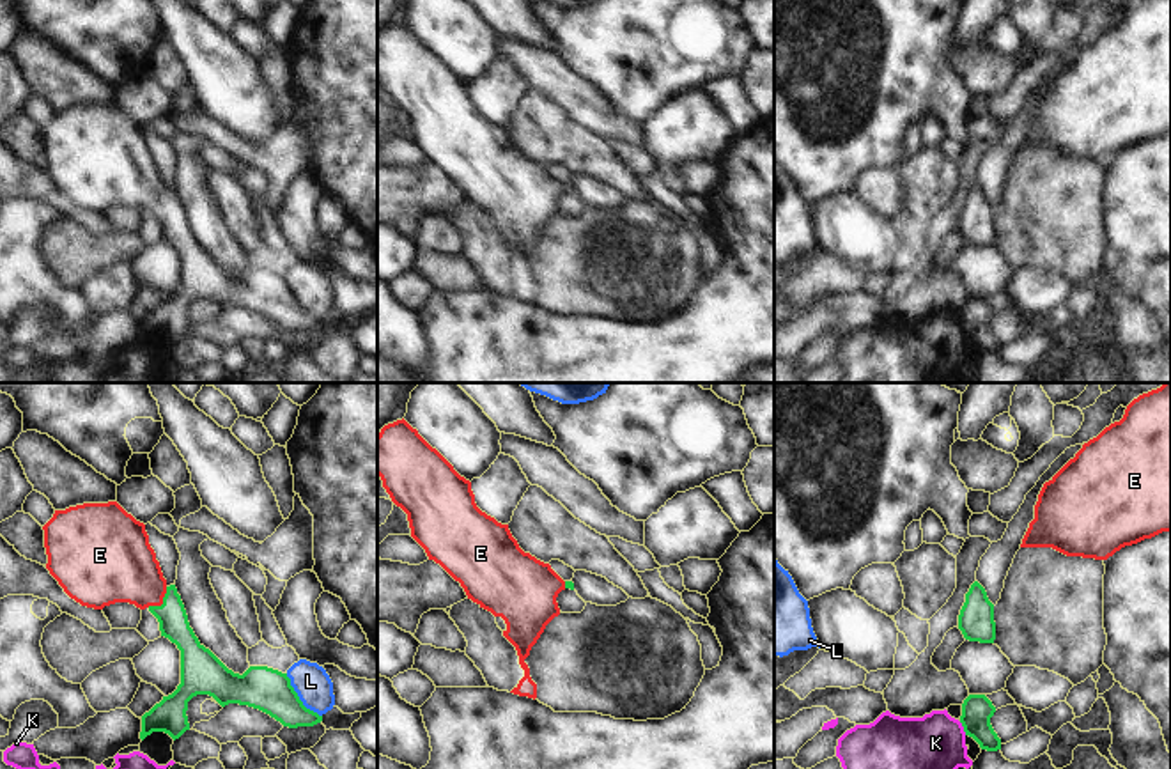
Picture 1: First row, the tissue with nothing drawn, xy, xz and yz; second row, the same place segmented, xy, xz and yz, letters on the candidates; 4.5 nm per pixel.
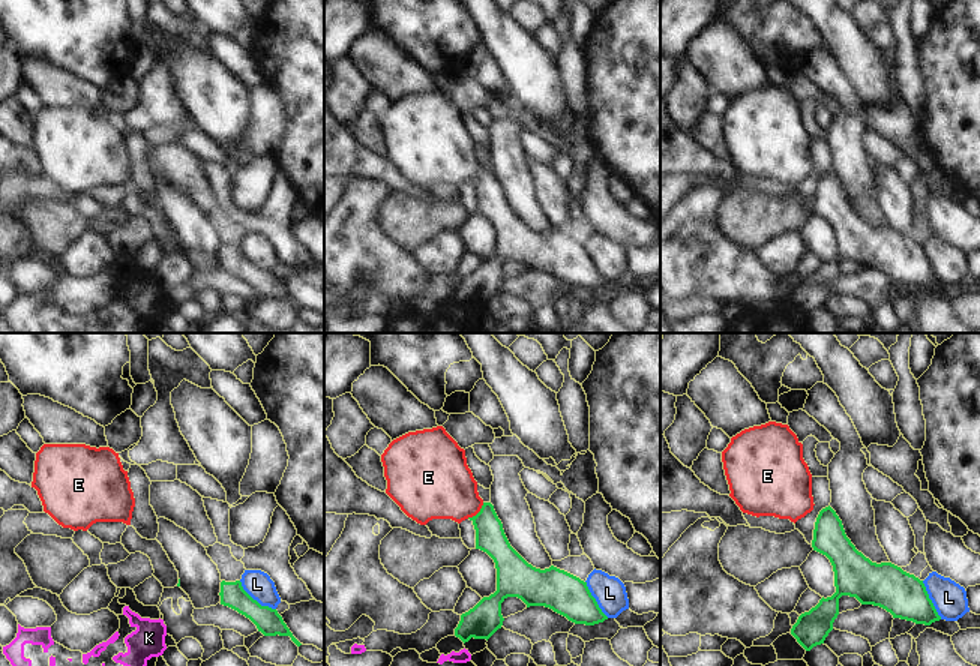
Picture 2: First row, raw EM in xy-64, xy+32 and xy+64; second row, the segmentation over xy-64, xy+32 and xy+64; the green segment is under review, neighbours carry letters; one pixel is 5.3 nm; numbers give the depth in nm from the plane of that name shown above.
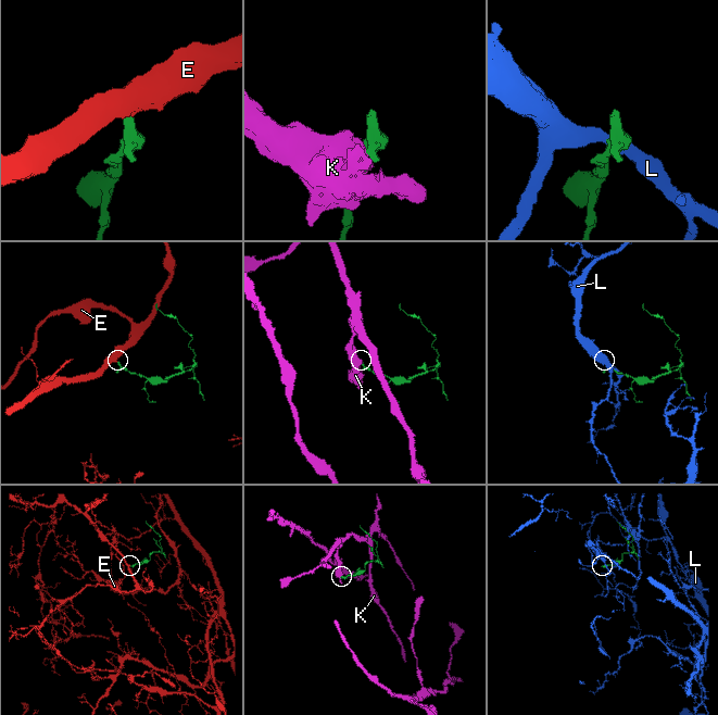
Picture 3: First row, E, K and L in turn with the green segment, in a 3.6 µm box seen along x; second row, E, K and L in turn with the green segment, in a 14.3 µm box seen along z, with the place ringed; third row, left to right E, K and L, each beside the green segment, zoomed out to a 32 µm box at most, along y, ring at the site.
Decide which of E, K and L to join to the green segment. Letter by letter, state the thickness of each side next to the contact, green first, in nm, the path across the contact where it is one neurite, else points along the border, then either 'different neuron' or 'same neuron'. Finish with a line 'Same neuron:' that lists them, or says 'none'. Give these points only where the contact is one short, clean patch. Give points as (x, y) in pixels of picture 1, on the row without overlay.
E: 130 nm thick on the green side, 320 nm on the other; runs through xy (172, 220), (163, 206), (121, 170); same neuron
K: 140 nm thick on the green side, 340 nm on the other; border along yz (959, 325), (966, 337); different neuron
L: 200 nm thick on the green side, 160 nm on the other; border along xy (286, 277), (298, 302), (321, 319); different neuron
Same neuron: E

